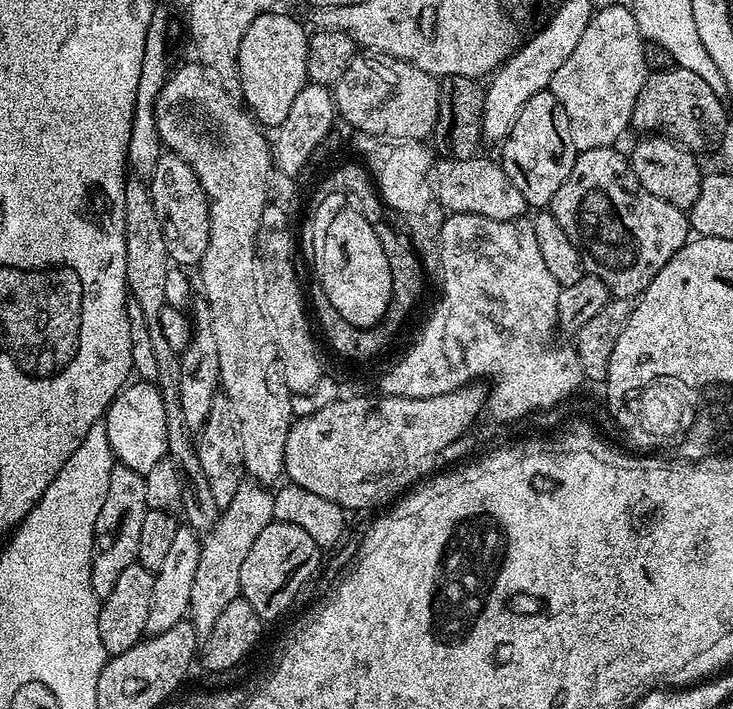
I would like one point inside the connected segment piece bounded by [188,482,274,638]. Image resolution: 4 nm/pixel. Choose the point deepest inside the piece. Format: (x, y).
(224, 547)

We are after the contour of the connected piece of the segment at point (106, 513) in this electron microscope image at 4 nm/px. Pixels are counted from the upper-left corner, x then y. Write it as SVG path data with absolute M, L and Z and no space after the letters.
M119 462L110 470L110 486L106 490L106 502L98 513L94 551L90 566L90 586L98 598L103 598L114 590L118 578L126 566L138 561L138 541L142 535L142 518L146 518L149 507L146 502L146 482L143 475L130 470Z

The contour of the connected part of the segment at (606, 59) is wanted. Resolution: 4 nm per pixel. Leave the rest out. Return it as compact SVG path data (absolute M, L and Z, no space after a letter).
M615 4L593 11L586 30L582 30L578 46L574 46L574 54L570 54L570 58L558 66L550 85L554 98L558 98L558 102L562 102L562 110L566 110L566 118L570 118L570 138L574 138L577 153L611 148L624 131L629 131L634 102L638 102L638 94L650 71L650 65L644 61L644 48L645 38L638 30L638 22L634 22L634 14L630 14L630 10Z

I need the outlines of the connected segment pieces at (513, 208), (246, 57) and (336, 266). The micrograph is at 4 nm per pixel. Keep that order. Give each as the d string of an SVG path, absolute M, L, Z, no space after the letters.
M477 154L471 158L437 159L432 165L432 188L436 191L436 201L451 214L482 214L482 218L495 220L519 220L529 211L526 198L518 191L518 186L506 178L503 163L483 160Z
M268 10L261 11L254 22L250 22L246 34L242 34L242 44L238 46L236 59L239 95L247 111L265 129L274 130L286 122L286 114L290 114L294 98L298 98L304 85L309 83L306 70L308 37L309 33L304 32L303 26L294 17Z
M344 206L334 220L323 229L318 249L320 249L318 283L330 298L331 305L355 327L372 328L381 323L387 317L388 307L392 305L392 275L386 250L382 250L380 235L376 232L376 224L367 221L350 207Z

